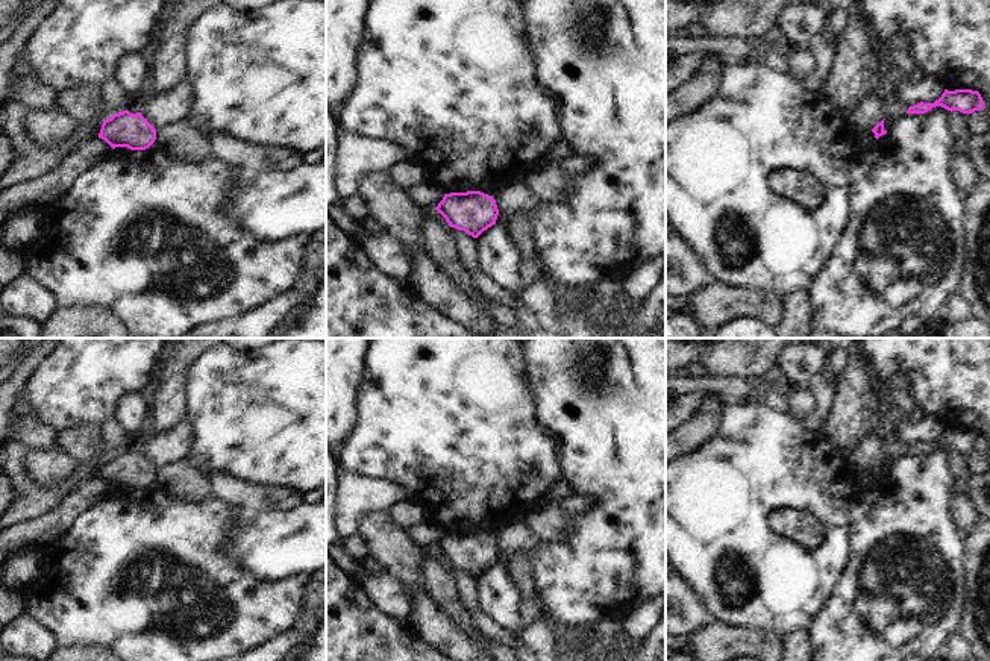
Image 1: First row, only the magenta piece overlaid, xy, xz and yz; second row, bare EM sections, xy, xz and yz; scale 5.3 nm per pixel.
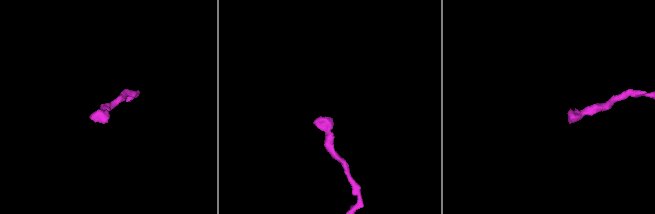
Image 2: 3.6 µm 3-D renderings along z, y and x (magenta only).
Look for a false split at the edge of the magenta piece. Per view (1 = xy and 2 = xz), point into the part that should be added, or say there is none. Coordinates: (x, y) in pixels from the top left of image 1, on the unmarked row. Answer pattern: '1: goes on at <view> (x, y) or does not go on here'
1: does not go on here
2: does not go on here

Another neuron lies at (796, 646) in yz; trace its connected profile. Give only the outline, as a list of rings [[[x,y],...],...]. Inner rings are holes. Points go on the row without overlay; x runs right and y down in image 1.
[[[802,629],[782,637],[782,656],[779,661],[813,661],[810,632]]]

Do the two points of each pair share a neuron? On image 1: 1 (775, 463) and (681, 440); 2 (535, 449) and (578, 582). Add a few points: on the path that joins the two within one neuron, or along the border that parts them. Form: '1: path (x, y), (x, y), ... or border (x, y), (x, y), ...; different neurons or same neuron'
1: border (722, 414), (719, 428), (698, 449), (681, 457); different neurons
2: border (552, 441), (561, 476); different neurons

